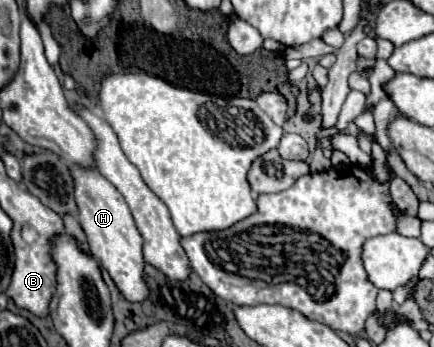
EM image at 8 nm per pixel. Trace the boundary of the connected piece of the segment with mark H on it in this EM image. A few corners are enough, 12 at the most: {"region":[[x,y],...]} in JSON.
{"region":[[71,166],[91,254],[127,302],[147,300],[143,238],[97,170]]}

